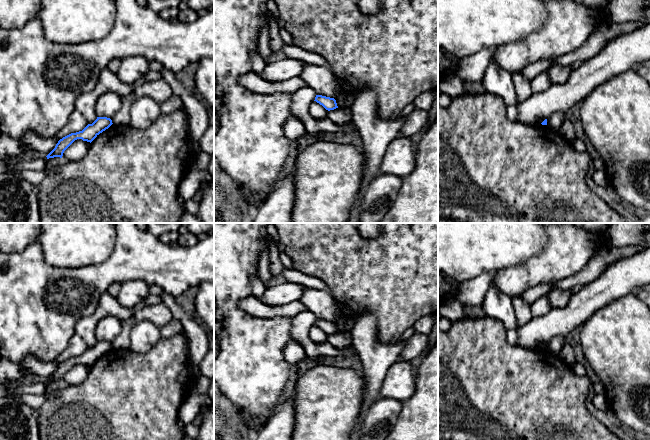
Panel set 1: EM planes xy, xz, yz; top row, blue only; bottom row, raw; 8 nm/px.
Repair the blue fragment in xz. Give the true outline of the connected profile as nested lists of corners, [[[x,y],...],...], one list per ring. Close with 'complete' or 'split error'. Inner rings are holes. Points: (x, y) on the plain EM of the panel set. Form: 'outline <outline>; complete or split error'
outline [[[316,319],[314,325],[322,329],[328,335],[338,332],[336,324],[334,322],[322,320],[322,319]]]; complete

